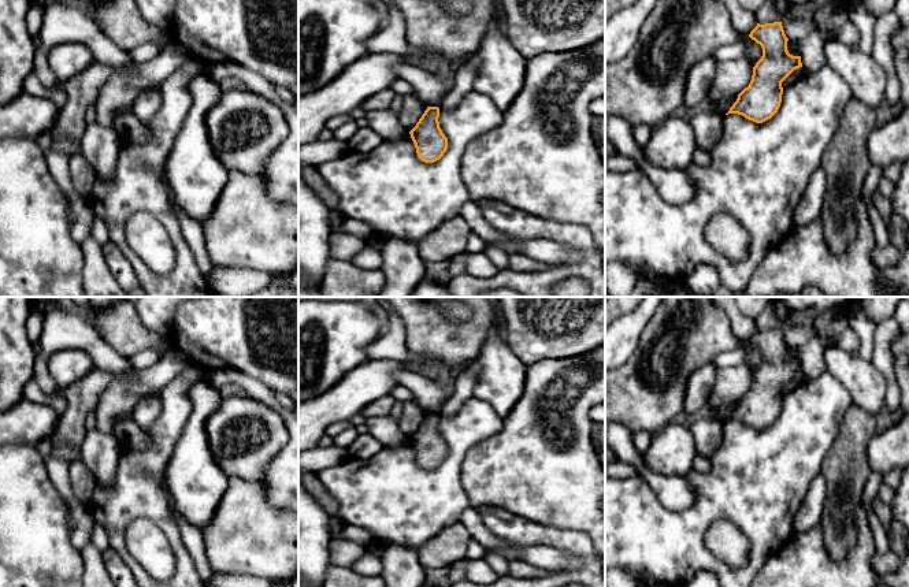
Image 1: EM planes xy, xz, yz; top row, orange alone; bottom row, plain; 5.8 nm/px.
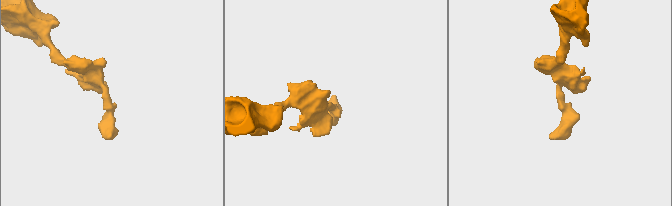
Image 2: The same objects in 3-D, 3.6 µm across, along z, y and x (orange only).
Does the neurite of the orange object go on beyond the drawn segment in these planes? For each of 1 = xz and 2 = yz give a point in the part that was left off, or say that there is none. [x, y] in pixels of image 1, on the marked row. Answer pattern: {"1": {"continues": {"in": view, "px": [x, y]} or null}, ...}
{"1": {"continues": null}, "2": {"continues": null}}

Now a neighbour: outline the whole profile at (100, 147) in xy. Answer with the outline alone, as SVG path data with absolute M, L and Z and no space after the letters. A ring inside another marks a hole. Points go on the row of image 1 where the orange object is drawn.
M97 122L88 123L79 152L93 168L96 178L110 181L114 177L122 140L114 127Z

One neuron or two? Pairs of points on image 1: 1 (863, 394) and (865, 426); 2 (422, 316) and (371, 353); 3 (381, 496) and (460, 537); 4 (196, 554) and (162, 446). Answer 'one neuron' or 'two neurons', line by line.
1: two neurons
2: two neurons
3: two neurons
4: two neurons

